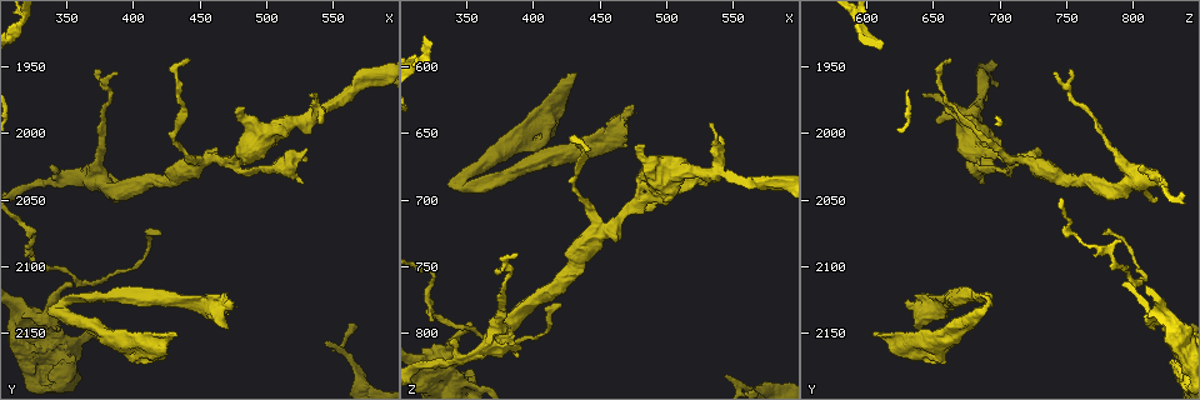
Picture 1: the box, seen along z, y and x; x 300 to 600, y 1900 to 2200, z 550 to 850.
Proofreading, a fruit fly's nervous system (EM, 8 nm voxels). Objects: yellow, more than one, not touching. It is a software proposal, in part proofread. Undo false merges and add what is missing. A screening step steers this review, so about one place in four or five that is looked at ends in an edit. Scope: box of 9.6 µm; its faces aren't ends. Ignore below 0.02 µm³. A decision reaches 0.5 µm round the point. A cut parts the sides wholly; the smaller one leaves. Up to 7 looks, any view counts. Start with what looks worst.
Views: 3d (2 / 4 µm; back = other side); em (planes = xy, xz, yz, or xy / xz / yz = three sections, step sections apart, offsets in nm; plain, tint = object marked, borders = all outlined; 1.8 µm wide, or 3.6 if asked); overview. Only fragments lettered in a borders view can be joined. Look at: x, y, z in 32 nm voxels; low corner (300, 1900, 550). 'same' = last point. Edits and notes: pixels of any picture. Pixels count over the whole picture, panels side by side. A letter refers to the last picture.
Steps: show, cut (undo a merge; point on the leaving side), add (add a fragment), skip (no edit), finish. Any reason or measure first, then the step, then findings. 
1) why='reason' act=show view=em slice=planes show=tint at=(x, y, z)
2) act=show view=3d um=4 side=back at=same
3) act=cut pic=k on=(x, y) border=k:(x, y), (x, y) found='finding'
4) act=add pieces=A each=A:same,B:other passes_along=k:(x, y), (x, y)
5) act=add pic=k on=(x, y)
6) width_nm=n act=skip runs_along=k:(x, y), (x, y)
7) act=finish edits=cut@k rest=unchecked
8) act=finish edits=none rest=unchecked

why='three-way junction' act=show view=3d um=2 at=(478, 2022, 706)

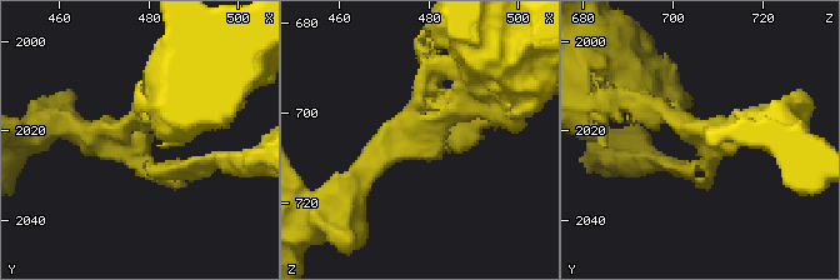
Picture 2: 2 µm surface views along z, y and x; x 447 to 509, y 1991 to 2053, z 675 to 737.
arms=3 arm_widths_nm=160,240,300 act=show view=em slice=planes show=borders at=(476, 2023, 707)

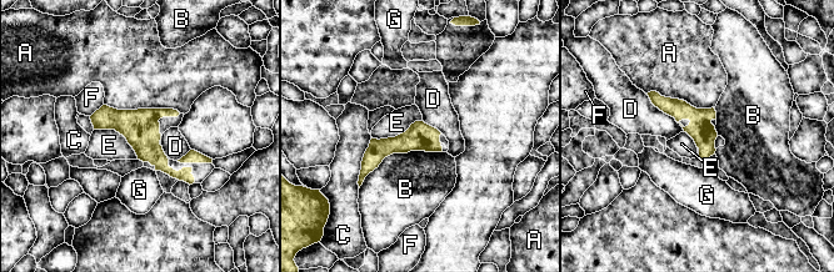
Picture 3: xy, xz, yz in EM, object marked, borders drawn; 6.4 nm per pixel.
act=skip each=A:other,B:other,C:other,D:other,E:other,F:other,G:other border=3:(94, 129), (118, 131), (138, 159) found='all the same cell'

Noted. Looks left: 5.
why='a fork' act=show view=em slice=planes show=borders at=(376, 2038, 794)

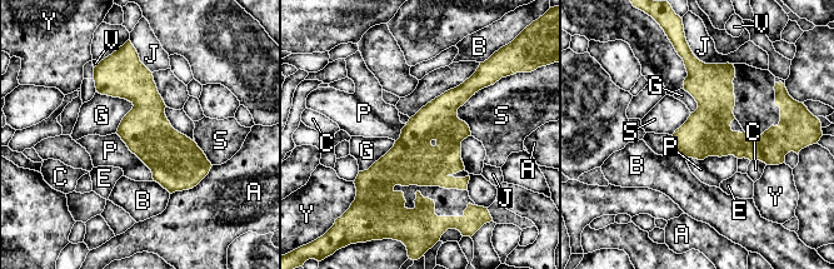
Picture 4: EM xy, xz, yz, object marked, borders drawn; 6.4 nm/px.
act=skip each=A:other,B:other,C:other,E:other,G:other,J:other,P:other,S:other,V:other,Y:other border=4:(685, 158), (738, 158) found='one cell here'

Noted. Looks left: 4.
why='calibre changes' act=show view=em slice=planes show=borders at=(318, 2148, 832)

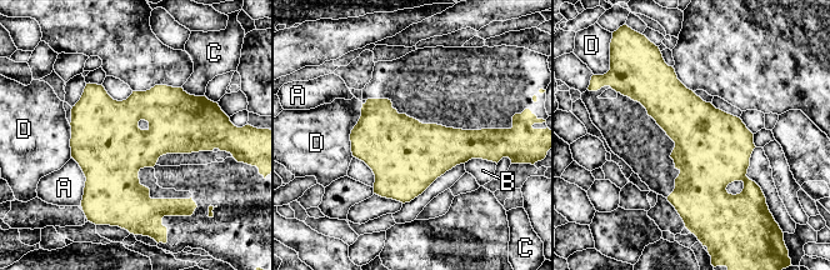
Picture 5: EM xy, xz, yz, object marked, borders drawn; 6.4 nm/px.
act=skip each=A:other,B:other,C:other,D:other border=5:(363, 104), (350, 134), (353, 156) found='all the same cell'

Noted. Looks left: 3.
act=finish edits=none rest=unchecked

